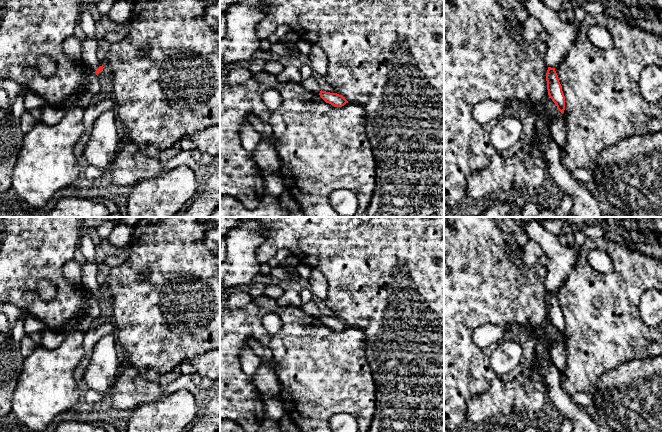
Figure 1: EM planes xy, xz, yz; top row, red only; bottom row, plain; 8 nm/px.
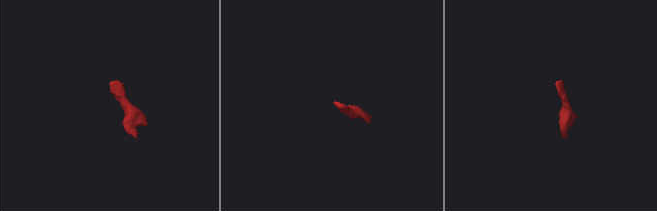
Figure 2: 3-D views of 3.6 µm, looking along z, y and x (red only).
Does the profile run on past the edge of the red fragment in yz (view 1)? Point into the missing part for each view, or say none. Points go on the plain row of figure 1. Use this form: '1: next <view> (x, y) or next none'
1: next none

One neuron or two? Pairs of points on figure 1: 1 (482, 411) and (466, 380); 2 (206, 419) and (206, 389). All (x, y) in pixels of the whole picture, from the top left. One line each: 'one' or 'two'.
1: two
2: one

